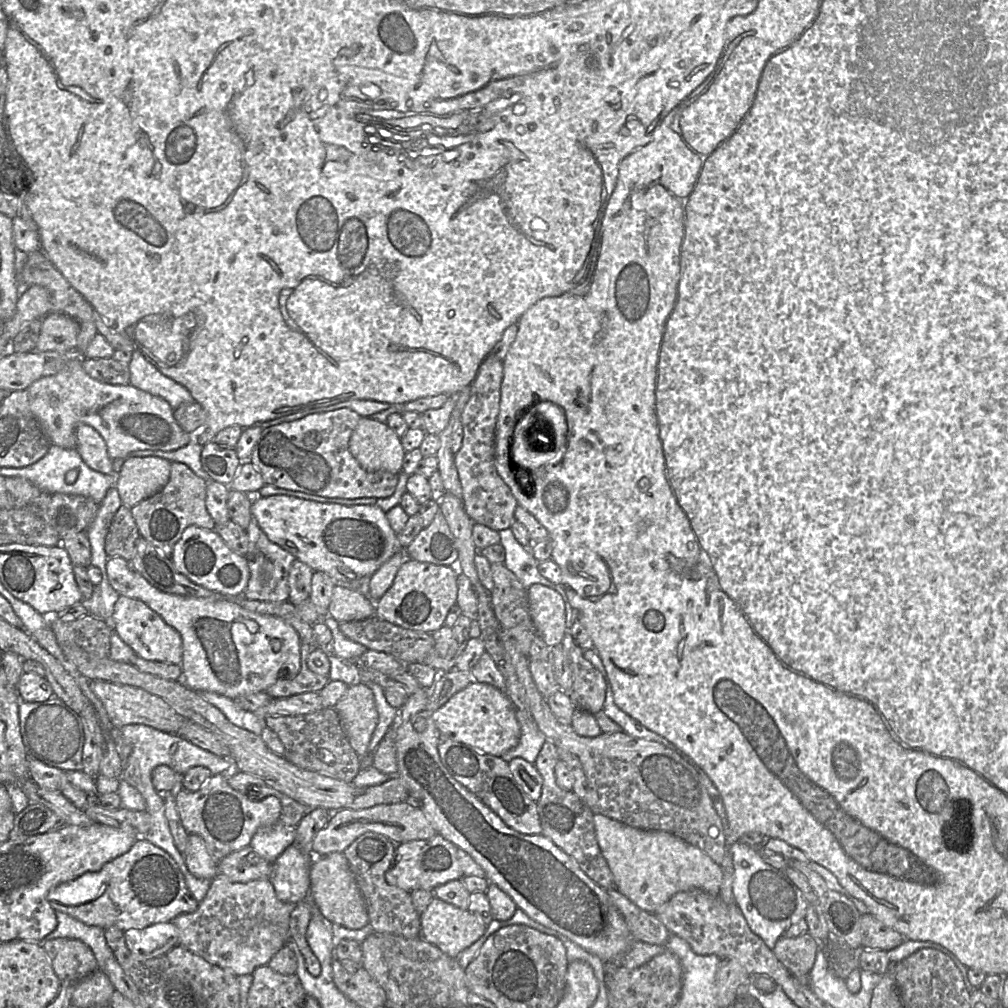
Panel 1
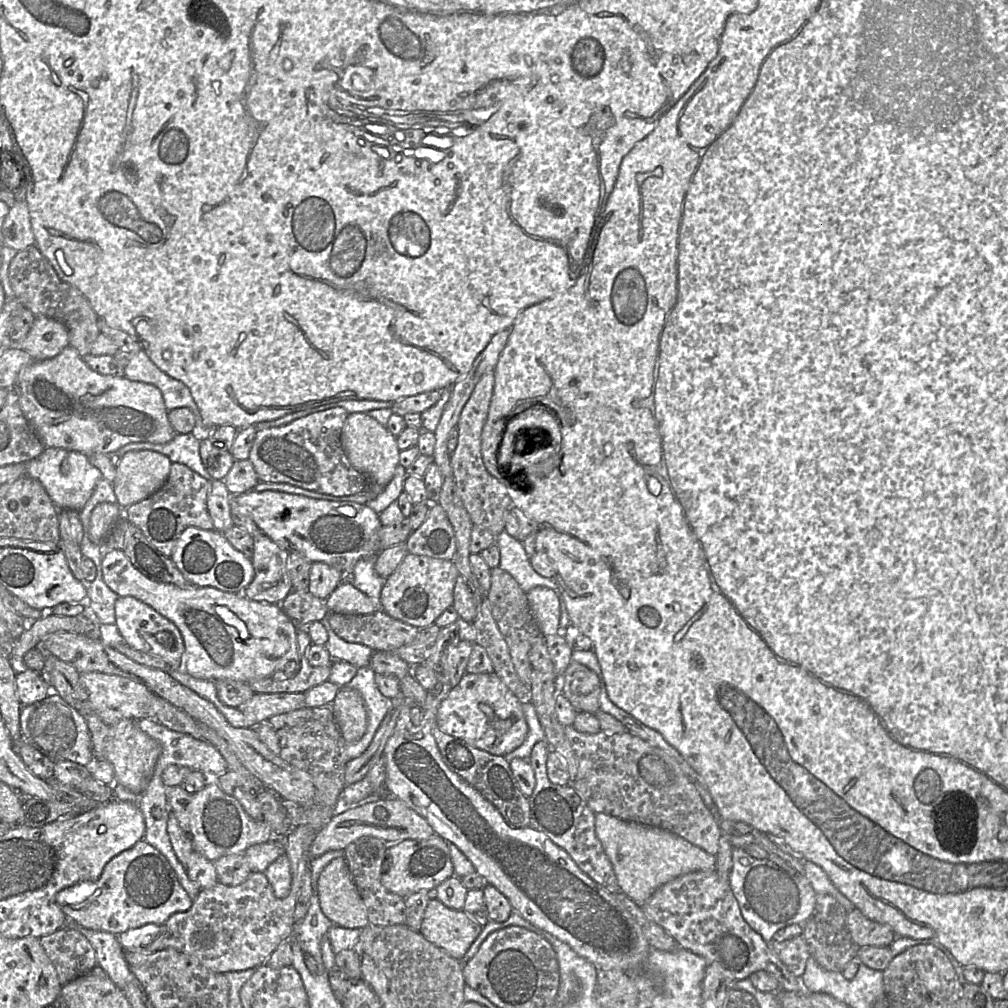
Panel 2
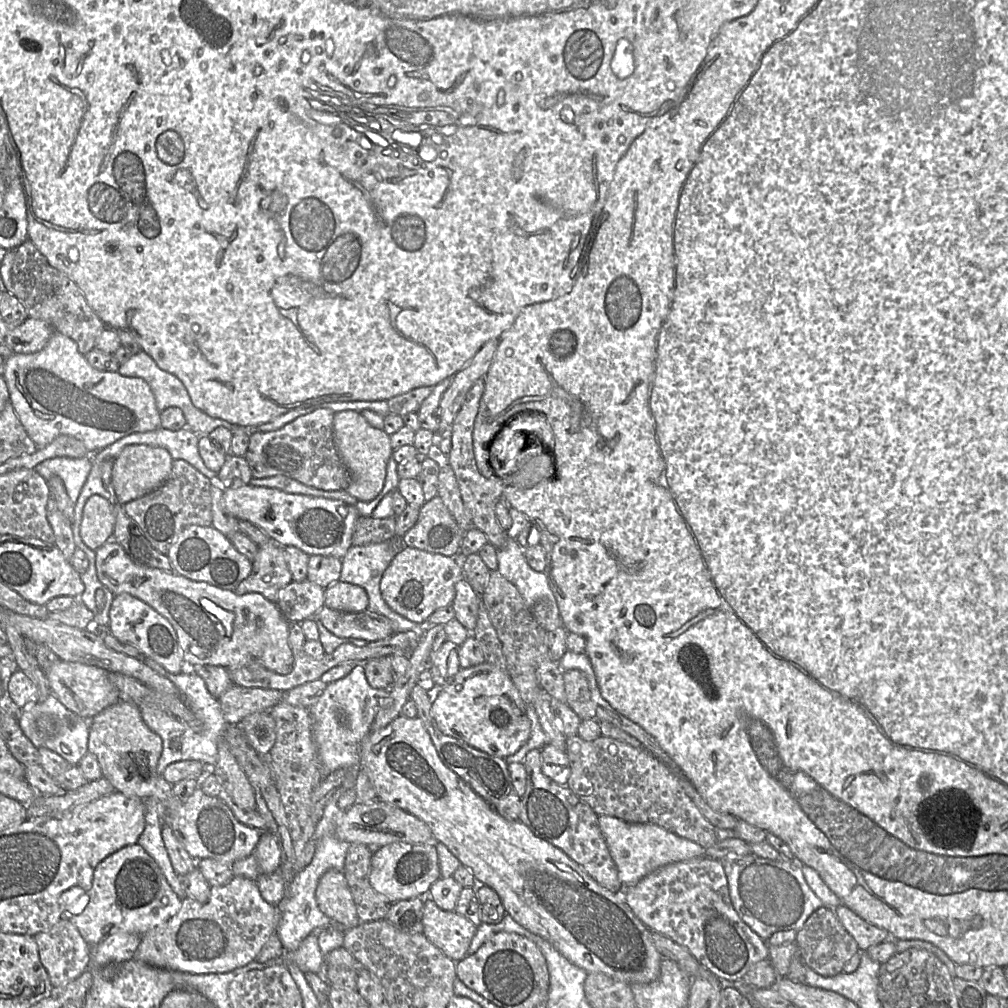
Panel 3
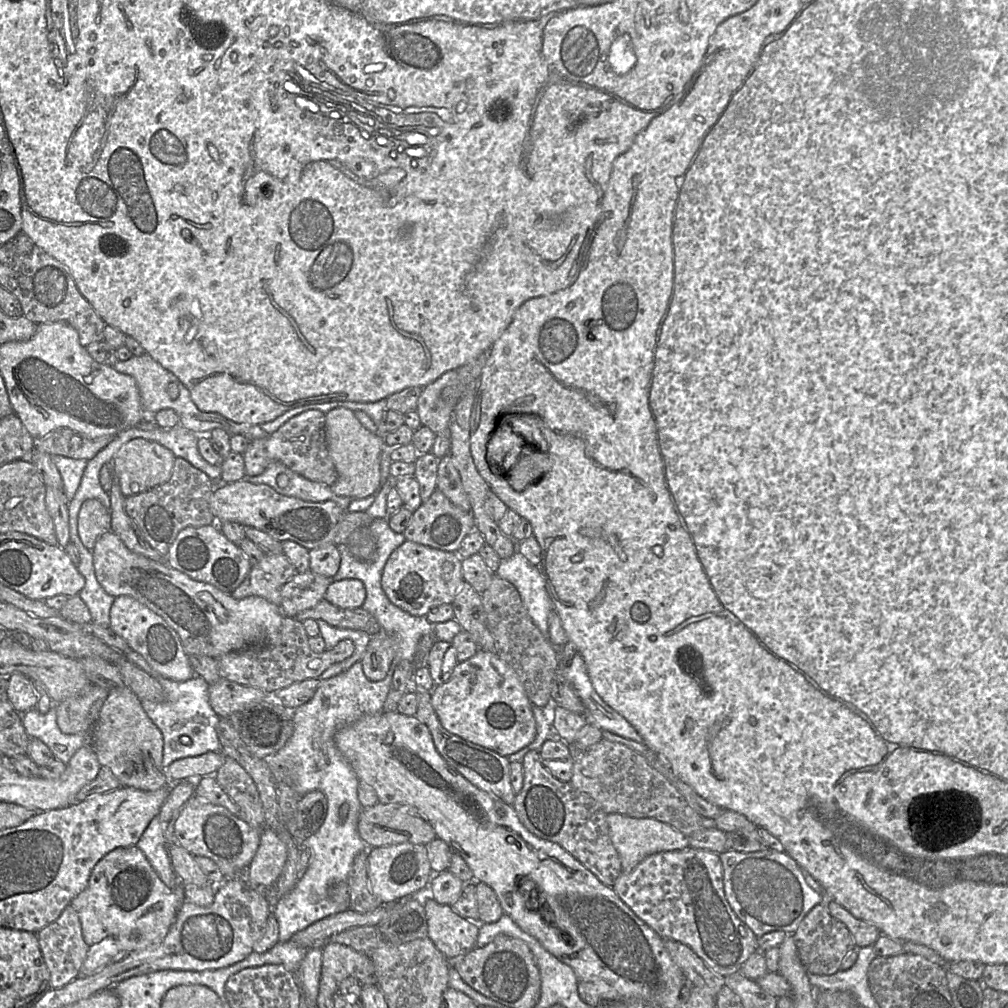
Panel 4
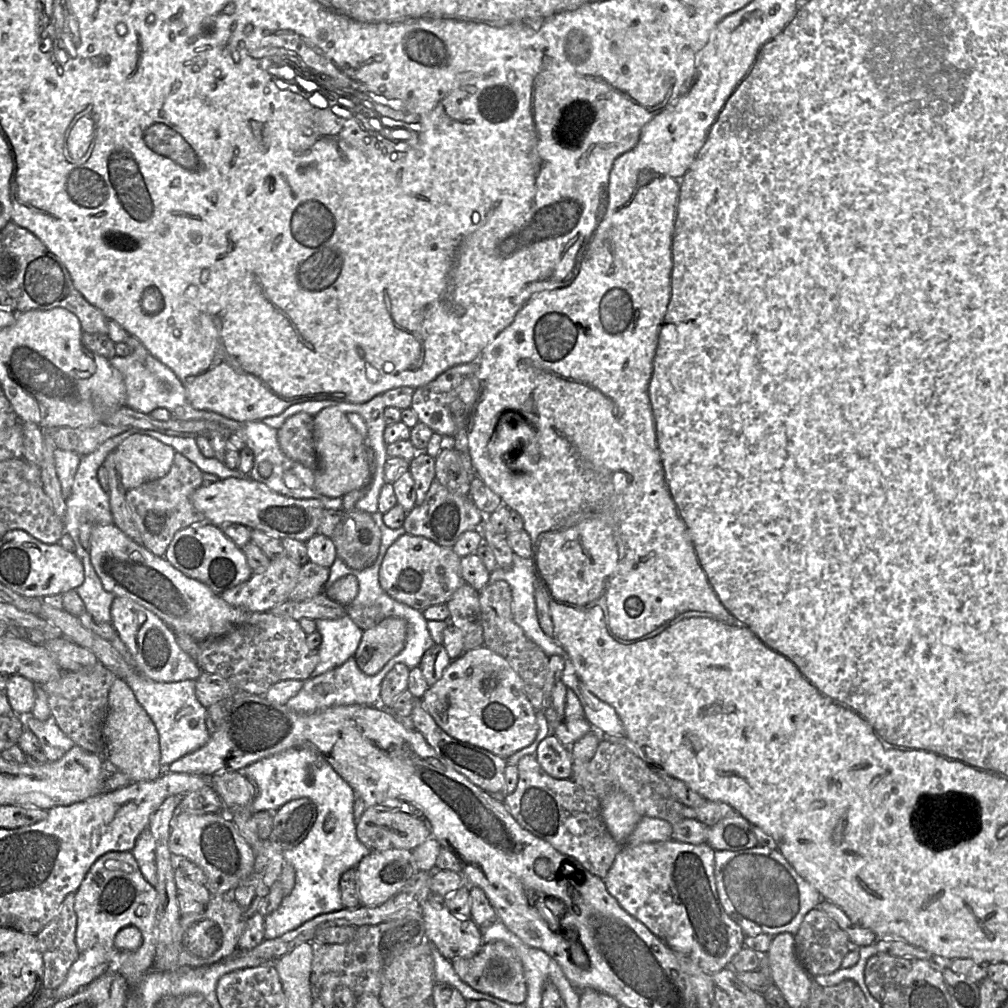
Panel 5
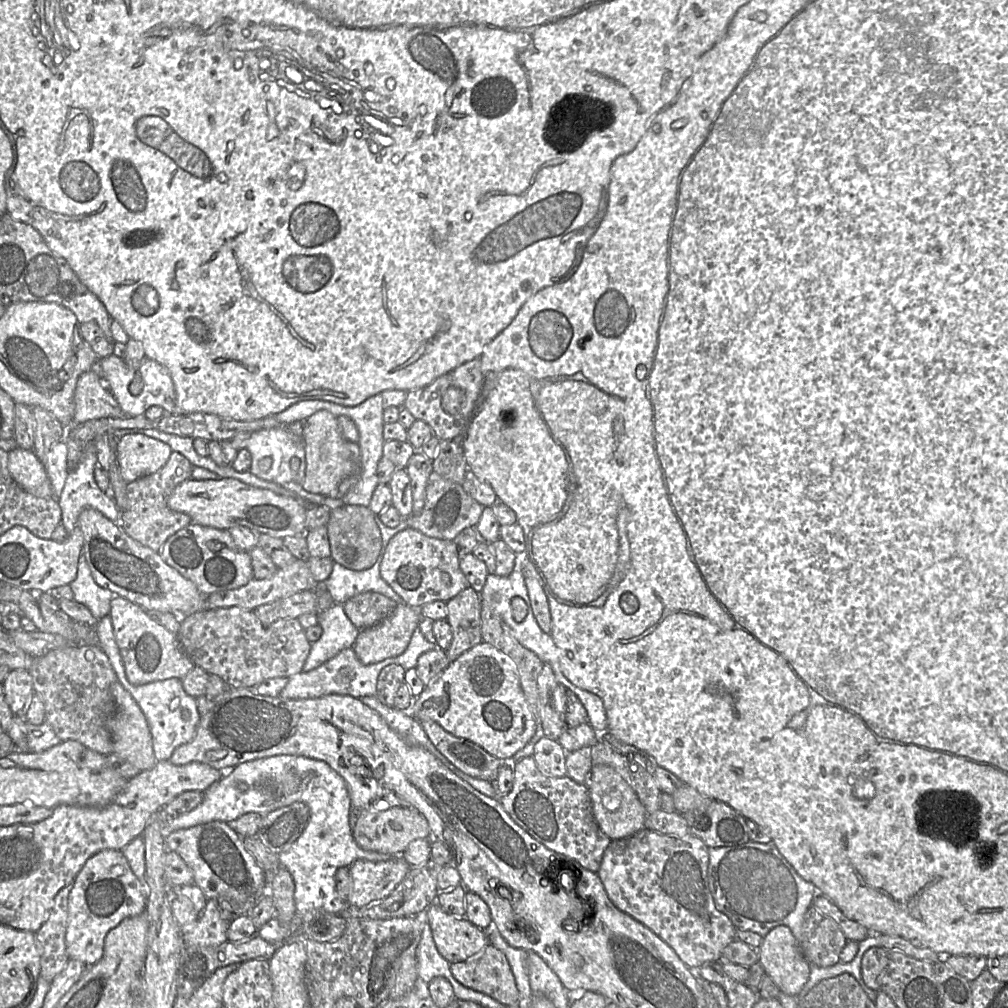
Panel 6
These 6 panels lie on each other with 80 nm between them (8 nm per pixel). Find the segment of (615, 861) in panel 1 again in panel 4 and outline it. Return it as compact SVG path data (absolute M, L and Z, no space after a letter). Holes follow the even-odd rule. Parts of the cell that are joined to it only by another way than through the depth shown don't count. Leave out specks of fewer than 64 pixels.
M608 814L611 841L617 850L622 871L631 871L646 857L665 851L683 850L688 847L688 837L674 829L669 824L652 818L631 818L621 814Z

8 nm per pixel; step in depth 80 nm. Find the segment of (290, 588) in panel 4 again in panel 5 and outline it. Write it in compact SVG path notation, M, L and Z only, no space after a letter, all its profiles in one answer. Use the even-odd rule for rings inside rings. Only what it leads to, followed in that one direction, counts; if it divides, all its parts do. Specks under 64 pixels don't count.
M308 561L301 567L295 588L289 600L304 601L324 592L324 586L330 576L330 568Z

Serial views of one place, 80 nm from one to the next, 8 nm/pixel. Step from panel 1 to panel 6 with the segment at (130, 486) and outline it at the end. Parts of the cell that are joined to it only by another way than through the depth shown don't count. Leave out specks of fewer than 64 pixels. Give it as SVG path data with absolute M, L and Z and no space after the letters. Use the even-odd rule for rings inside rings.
M142 433L126 434L117 441L117 463L127 483L157 472L171 453L167 443Z

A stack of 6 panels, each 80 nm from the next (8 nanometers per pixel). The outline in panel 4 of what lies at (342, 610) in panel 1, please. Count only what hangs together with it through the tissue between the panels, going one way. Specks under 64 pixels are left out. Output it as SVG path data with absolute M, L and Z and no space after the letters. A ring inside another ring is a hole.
M346 578L331 582L324 598L340 608L355 609L362 606L366 598L366 589L362 581Z

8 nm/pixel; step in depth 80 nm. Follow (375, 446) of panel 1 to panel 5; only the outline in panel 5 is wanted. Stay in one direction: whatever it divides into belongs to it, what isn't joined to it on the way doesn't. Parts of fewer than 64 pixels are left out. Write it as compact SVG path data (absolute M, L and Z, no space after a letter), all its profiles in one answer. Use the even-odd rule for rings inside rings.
M327 407L314 416L314 438L318 463L314 470L314 488L321 494L328 497L343 497L352 490L366 487L372 480L372 453L364 438L350 423L346 415L337 407Z

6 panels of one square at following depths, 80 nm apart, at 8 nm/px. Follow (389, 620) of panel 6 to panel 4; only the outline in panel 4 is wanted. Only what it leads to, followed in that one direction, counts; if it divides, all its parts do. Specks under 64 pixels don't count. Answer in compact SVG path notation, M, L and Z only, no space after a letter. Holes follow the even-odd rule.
M380 630L371 635L360 660L364 675L372 682L383 680L390 669L393 658L393 640L386 632Z

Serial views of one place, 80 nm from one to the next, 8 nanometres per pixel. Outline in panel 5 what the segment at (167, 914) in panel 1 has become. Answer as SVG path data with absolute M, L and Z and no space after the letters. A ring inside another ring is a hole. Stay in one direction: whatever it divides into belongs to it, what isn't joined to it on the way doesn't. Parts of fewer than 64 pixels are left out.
M110 851L100 856L91 865L75 892L77 948L80 953L93 947L105 951L110 961L110 970L120 973L128 983L128 1000L141 979L153 968L158 905L157 890L142 875L131 851ZM127 926L135 926L140 930L142 944L135 950L123 951L115 947L114 939Z

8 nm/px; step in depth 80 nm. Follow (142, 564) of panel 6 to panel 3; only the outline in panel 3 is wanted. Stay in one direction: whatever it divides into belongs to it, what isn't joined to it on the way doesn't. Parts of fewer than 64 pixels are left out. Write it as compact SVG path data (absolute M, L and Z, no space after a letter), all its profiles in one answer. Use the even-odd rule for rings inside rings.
M114 539L96 550L96 571L99 581L115 596L130 594L164 616L177 633L187 669L197 665L221 666L231 670L247 664L260 662L267 669L281 675L289 674L293 668L290 648L289 625L276 603L259 593L238 595L234 591L218 588L203 581L193 581L180 574L135 564Z

